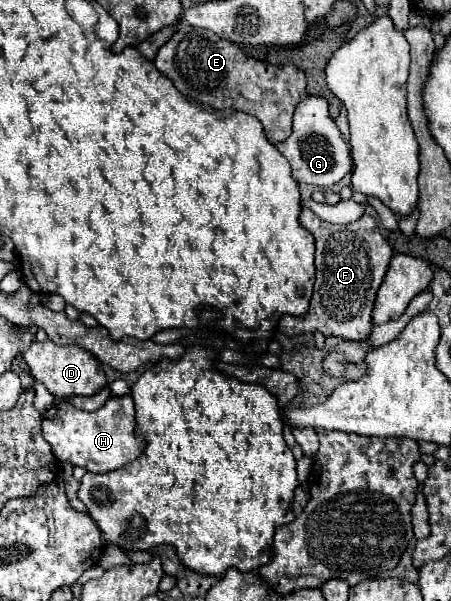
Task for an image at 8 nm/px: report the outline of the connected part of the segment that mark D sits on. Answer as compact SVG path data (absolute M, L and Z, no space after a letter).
M49 339L43 343L35 341L33 347L23 353L23 359L33 379L43 383L47 391L59 401L75 395L93 395L99 387L105 387L105 375L97 359L93 359L93 355L89 355L87 351L81 351L81 347L57 347L55 343L49 343Z

